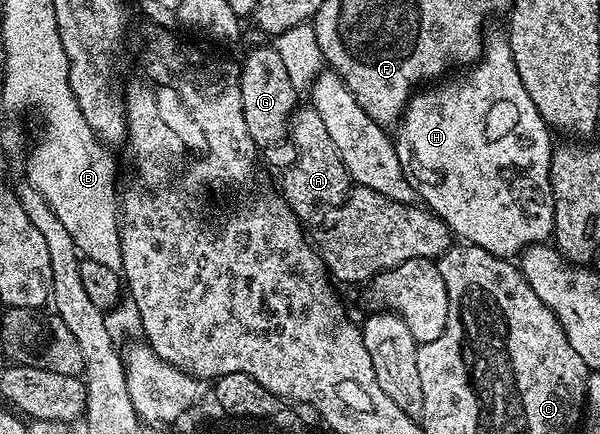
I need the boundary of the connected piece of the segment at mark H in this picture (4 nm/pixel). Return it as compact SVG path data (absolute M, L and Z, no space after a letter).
M504 34L493 35L484 40L483 57L468 68L466 75L457 75L454 79L446 78L438 82L434 91L421 89L410 98L409 103L401 112L399 126L395 131L395 146L399 153L399 161L403 165L403 173L407 181L413 185L416 198L433 214L442 219L458 240L474 243L477 247L487 249L493 255L517 257L527 247L535 243L546 242L553 233L553 190L549 180L549 162L553 156L554 140L549 140L551 129L537 112L535 101L527 97L527 89L523 89L523 81L519 81L519 69L515 69L515 57L511 57L511 45Z

